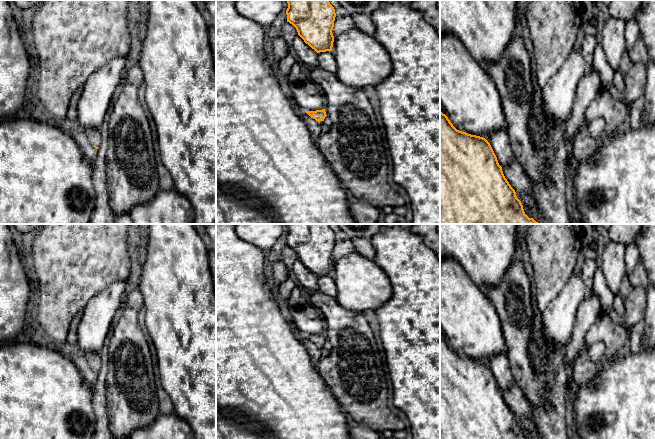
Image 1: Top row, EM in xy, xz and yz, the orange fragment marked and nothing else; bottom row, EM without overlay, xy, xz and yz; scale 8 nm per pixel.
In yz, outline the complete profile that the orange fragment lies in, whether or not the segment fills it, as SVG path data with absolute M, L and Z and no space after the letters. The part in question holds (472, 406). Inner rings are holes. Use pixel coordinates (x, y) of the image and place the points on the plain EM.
M440 335L440 439L526 439L490 367L457 354Z

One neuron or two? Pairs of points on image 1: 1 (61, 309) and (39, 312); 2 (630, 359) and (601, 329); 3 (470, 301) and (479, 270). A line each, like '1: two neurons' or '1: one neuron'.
1: one neuron
2: two neurons
3: two neurons

